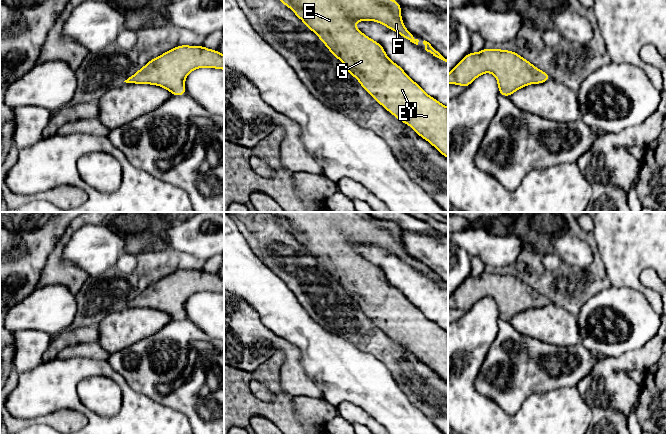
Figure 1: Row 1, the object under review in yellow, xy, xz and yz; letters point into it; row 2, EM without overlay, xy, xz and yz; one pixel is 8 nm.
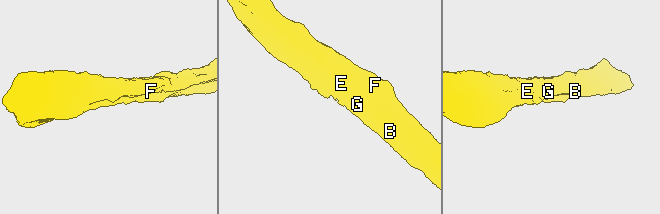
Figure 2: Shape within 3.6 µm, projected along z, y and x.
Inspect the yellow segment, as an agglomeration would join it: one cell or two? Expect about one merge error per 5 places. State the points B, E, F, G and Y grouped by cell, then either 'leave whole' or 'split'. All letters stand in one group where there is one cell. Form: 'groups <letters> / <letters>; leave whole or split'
groups B E F G Y; leave whole

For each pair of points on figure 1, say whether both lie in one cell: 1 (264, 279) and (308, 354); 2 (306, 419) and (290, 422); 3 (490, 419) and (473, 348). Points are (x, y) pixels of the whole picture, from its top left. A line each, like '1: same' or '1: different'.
1: same
2: different
3: same

